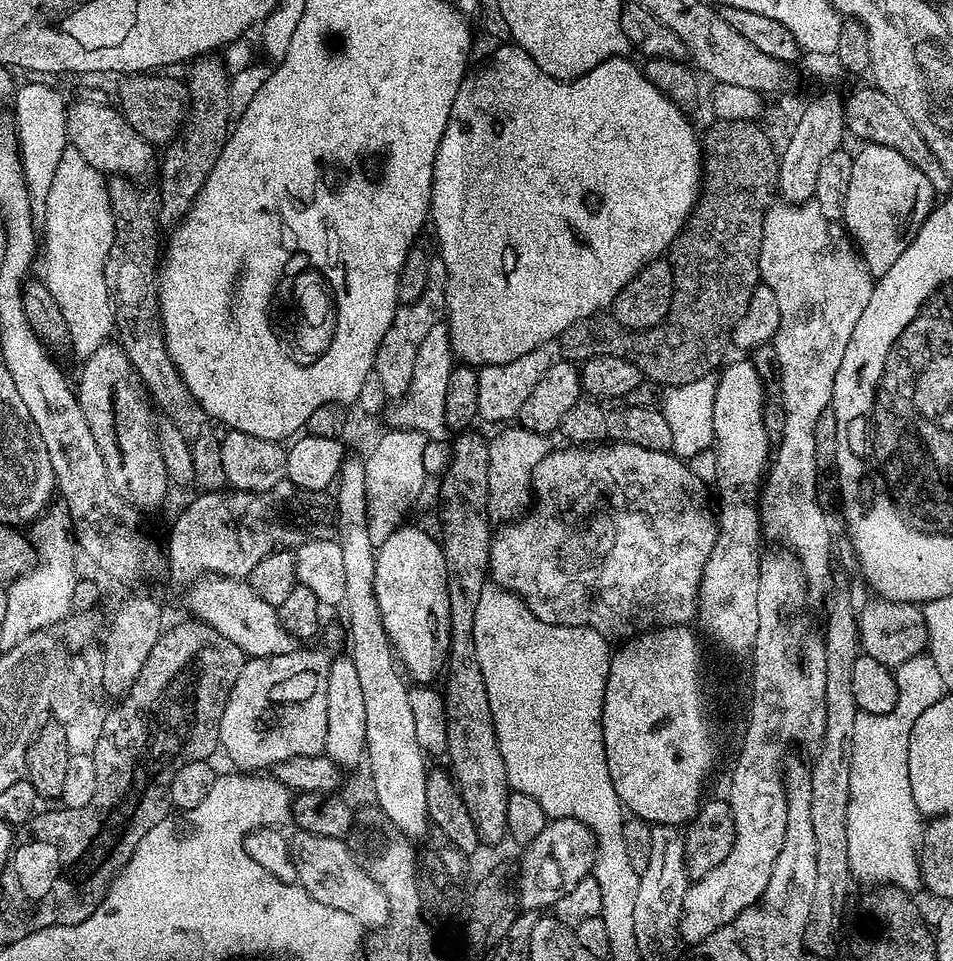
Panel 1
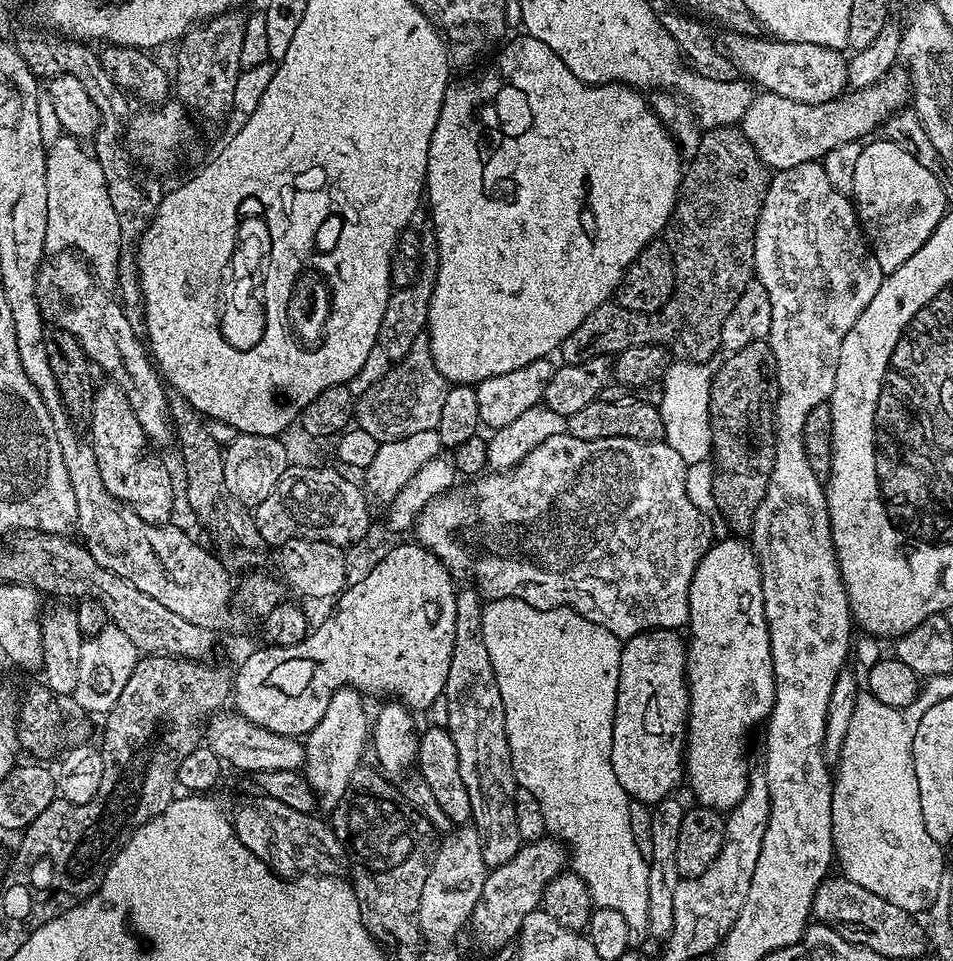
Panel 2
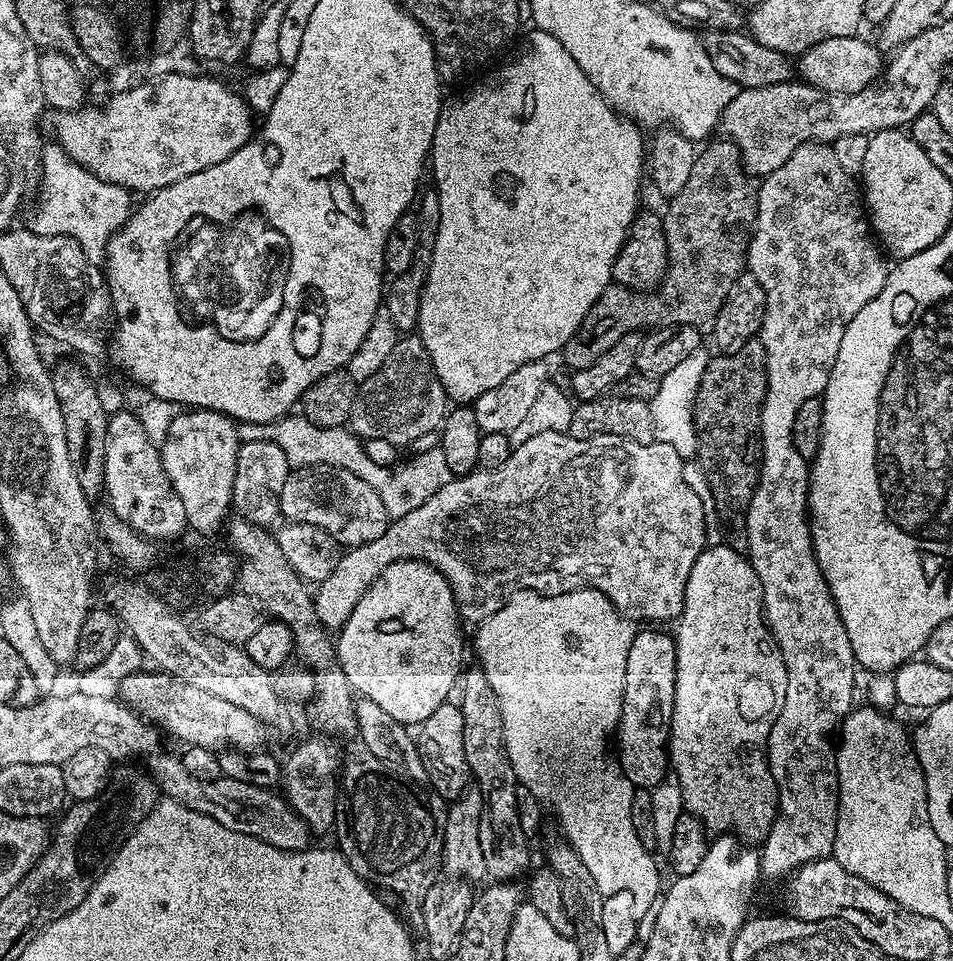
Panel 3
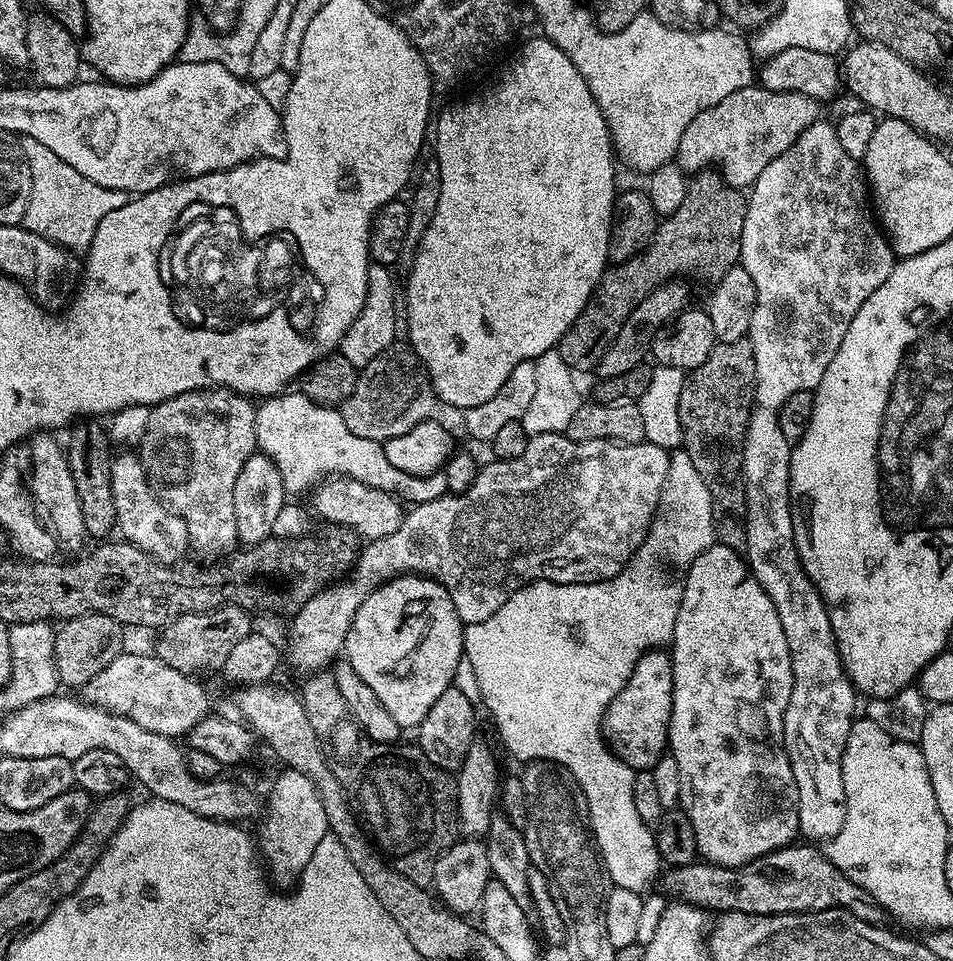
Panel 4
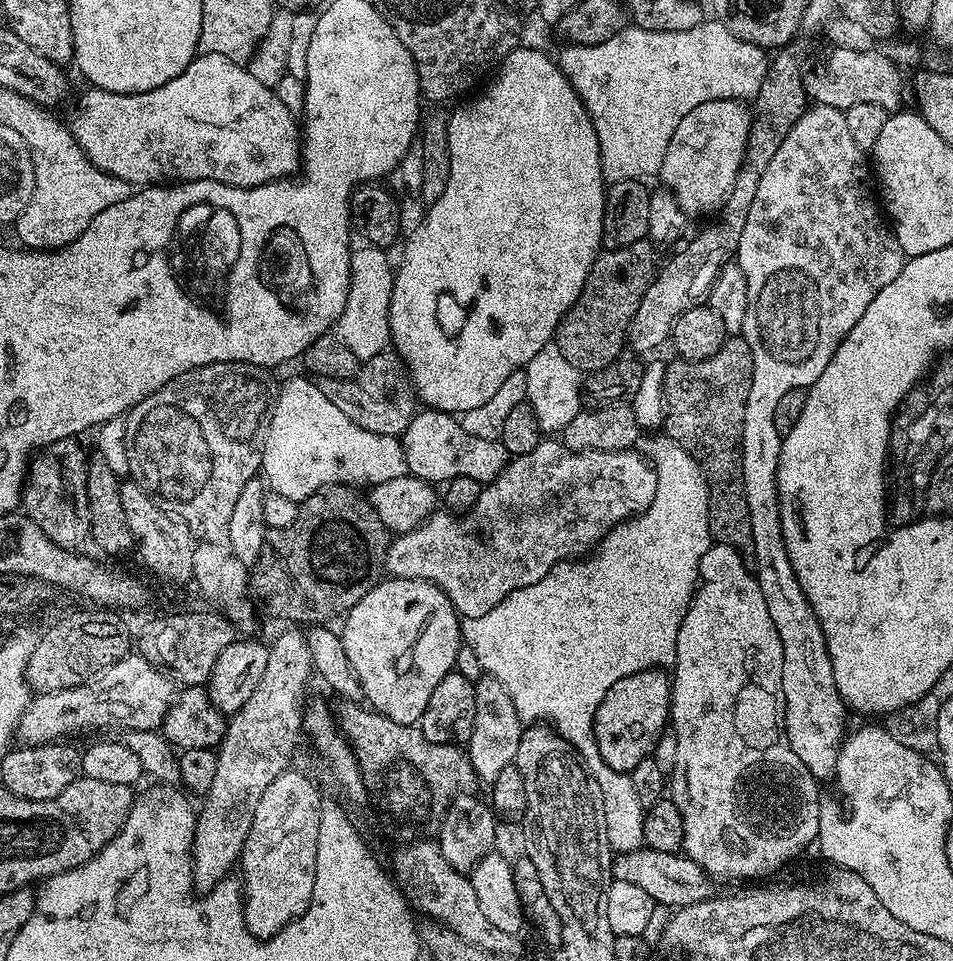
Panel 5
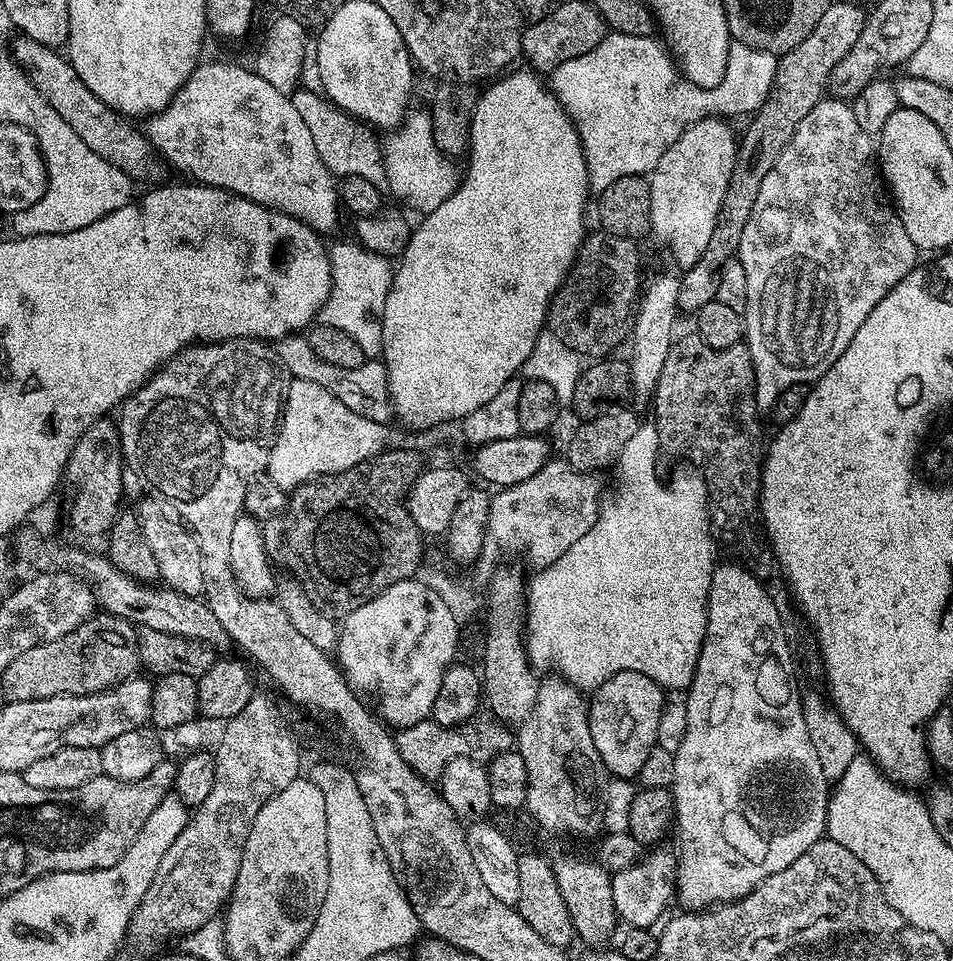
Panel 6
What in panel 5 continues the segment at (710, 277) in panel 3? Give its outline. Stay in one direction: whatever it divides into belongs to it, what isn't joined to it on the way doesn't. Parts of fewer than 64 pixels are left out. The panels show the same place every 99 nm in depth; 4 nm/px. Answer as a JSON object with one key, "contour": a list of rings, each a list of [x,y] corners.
{"contour":[[[645,238],[625,248],[601,251],[590,266],[590,274],[582,286],[582,294],[556,327],[554,342],[562,350],[566,362],[582,374],[602,370],[610,362],[621,359],[628,338],[628,327],[634,318],[636,303],[646,294],[658,273],[652,240]]]}

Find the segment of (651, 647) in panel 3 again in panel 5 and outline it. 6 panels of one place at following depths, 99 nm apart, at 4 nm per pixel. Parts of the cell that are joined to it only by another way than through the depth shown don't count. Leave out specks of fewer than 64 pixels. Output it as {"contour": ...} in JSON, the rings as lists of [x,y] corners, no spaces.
{"contour":[[[647,668],[614,682],[614,686],[606,690],[606,698],[602,698],[600,703],[598,724],[612,732],[620,732],[621,738],[628,744],[654,746],[669,723],[671,706],[672,686],[669,673],[659,668]]]}

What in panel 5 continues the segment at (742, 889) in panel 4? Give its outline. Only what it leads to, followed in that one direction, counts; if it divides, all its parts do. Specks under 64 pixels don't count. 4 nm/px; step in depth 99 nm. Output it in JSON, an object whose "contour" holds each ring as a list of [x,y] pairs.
{"contour":[[[641,846],[633,852],[619,853],[612,862],[612,878],[639,886],[641,890],[646,890],[646,894],[650,894],[657,905],[664,907],[665,904],[669,910],[694,906],[694,902],[706,902],[714,895],[712,877],[706,870],[702,870],[702,866],[698,866],[698,862],[680,852],[662,854],[662,850]]]}

